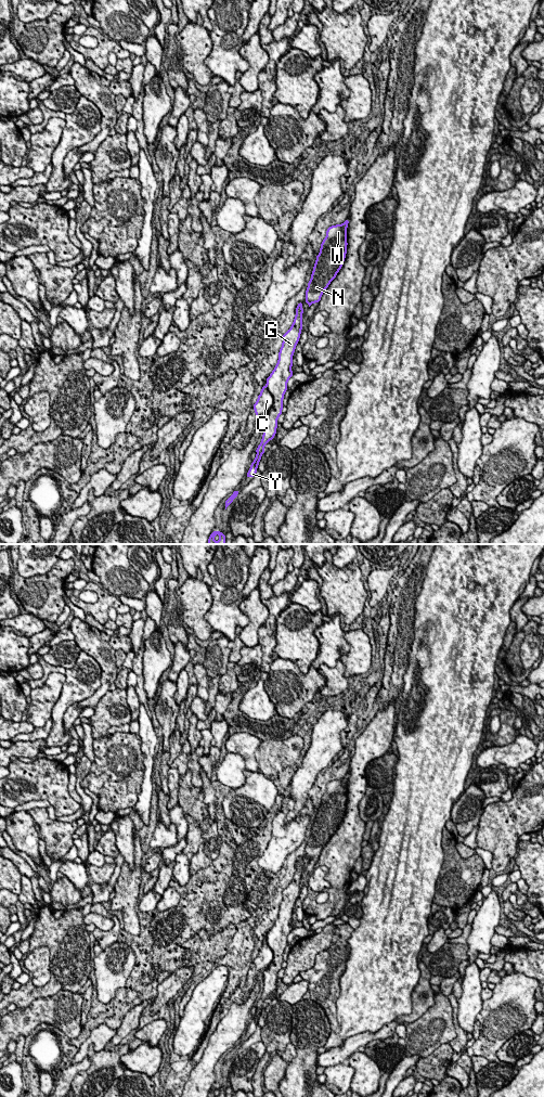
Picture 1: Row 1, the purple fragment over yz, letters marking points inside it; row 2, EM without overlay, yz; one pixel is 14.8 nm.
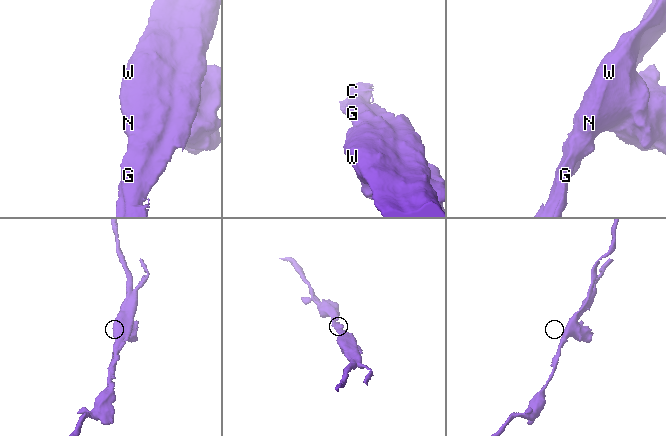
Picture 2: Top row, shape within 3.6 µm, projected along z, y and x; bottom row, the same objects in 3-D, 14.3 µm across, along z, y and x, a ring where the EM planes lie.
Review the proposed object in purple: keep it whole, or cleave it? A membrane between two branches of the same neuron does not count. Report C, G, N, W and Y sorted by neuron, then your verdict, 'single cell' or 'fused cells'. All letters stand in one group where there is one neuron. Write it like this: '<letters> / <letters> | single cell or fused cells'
C / G N W Y | fused cells

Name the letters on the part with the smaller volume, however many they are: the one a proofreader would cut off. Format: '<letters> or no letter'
C

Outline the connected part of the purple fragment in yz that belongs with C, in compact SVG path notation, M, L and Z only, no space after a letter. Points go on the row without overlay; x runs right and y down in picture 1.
M262 941L261 947L258 951L258 955L254 959L256 973L259 975L263 972L263 970L270 966L272 958L273 958L272 950L269 947L267 941Z

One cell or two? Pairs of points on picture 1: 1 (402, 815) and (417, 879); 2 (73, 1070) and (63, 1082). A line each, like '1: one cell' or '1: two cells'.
1: one cell
2: one cell

